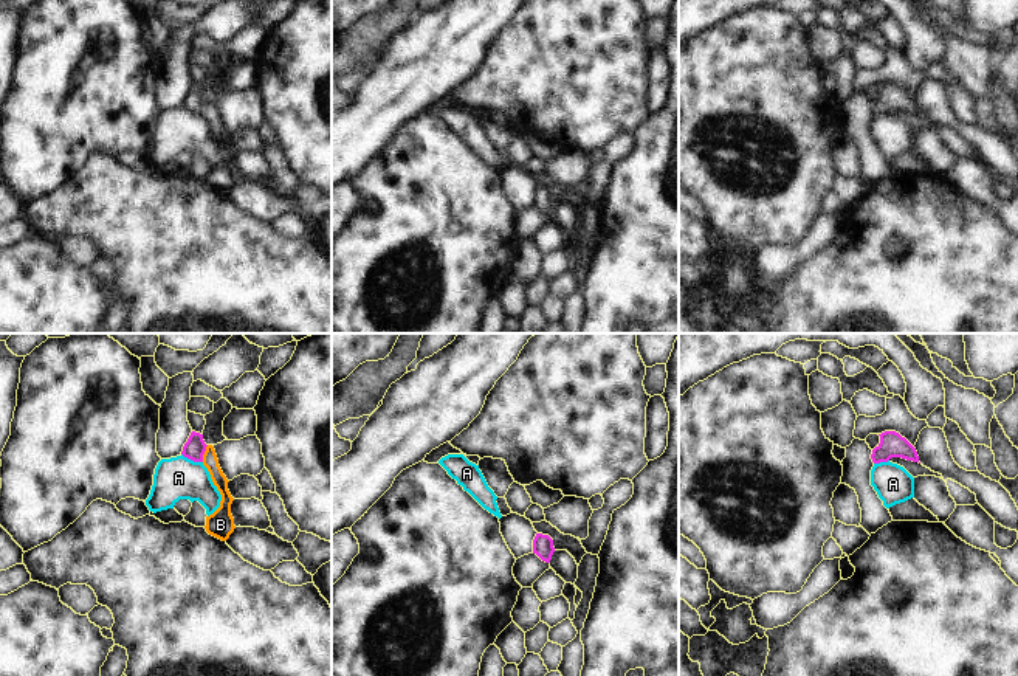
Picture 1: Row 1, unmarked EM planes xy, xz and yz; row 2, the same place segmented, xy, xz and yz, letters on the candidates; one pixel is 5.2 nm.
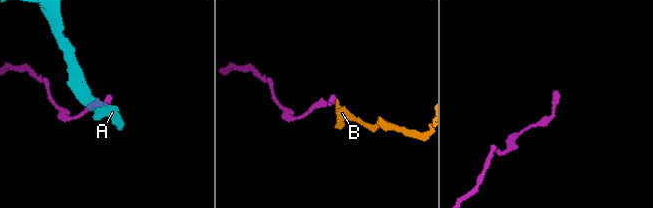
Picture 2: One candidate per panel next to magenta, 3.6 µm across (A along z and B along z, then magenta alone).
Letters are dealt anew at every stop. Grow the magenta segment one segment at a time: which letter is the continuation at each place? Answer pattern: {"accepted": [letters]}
{"accepted": ["B"]}

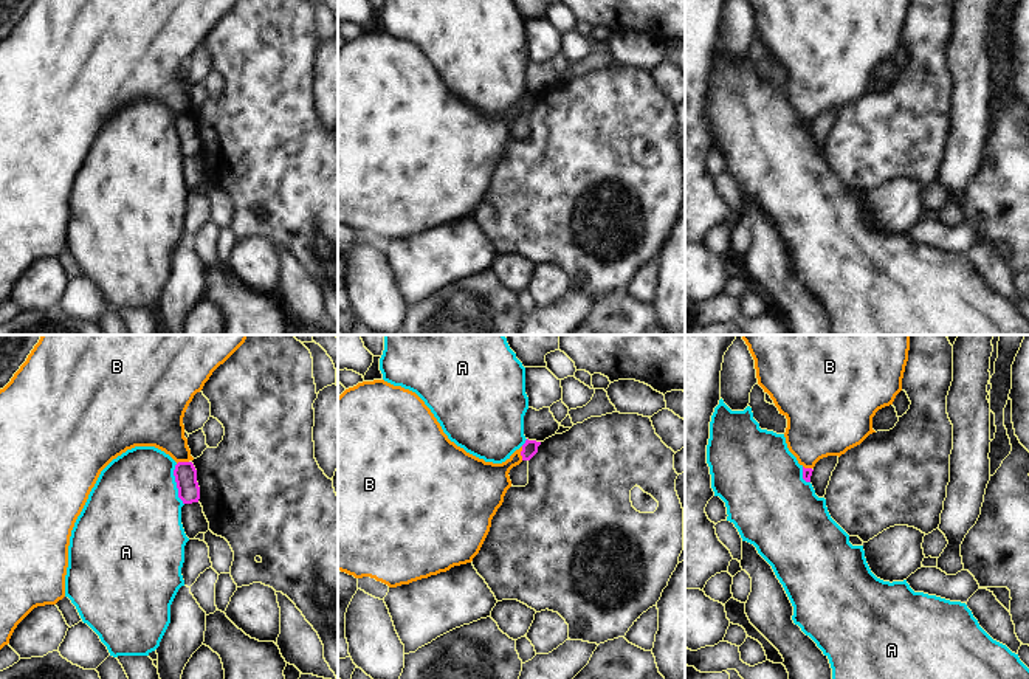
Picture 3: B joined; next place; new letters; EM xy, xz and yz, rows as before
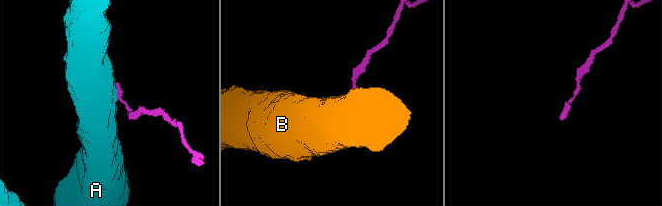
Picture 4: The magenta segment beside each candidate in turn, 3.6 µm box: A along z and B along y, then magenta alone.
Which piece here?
{"accepted": []}

